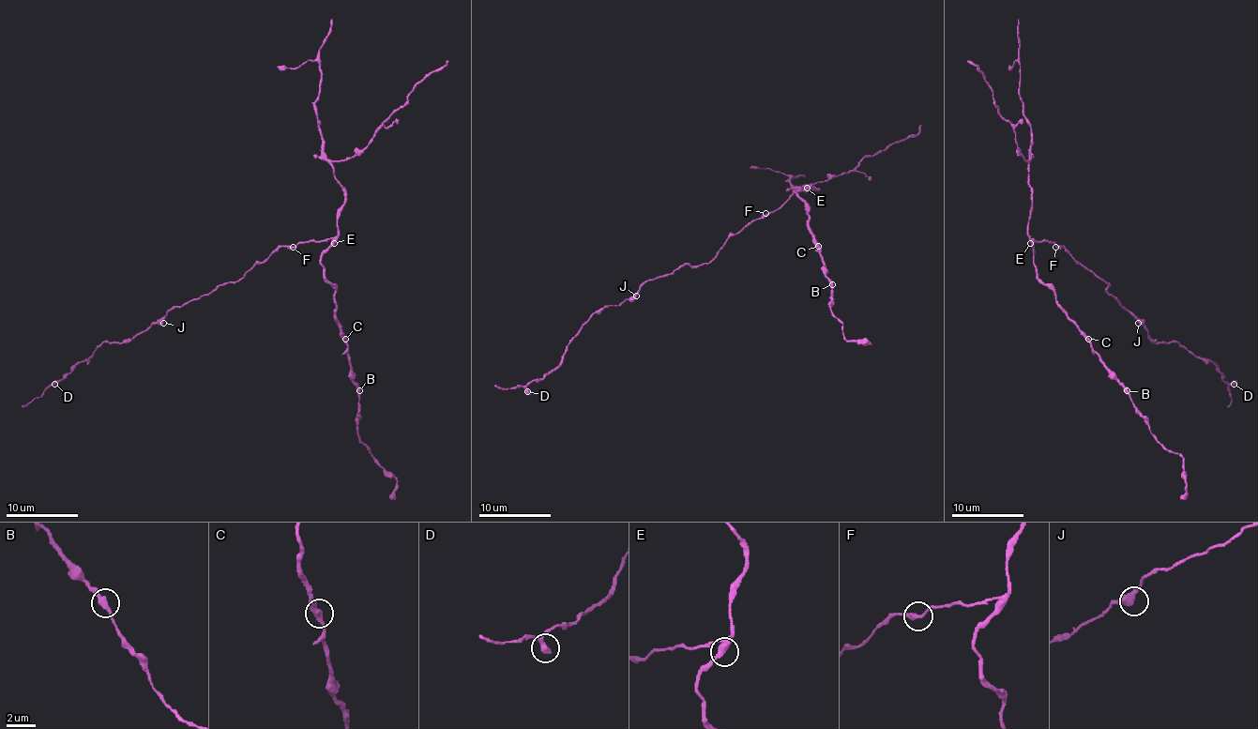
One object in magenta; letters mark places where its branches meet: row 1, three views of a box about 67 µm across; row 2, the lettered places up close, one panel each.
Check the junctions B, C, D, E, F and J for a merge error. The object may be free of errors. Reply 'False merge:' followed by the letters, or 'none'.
False merge: none

